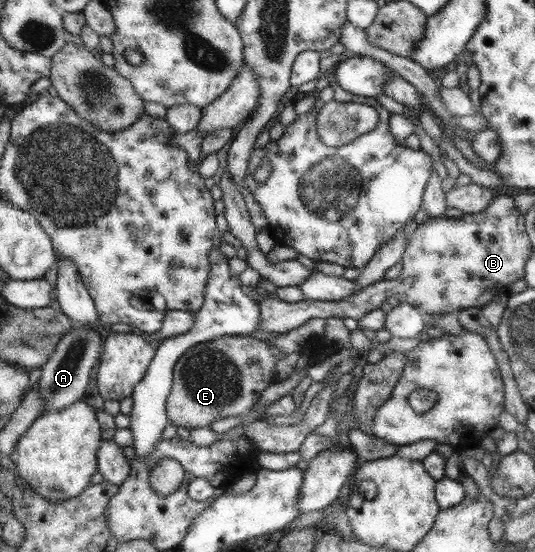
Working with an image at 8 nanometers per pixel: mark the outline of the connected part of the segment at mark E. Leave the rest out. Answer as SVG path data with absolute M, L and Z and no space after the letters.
M219 336L189 346L175 361L172 384L165 398L166 418L171 427L208 427L230 415L246 415L261 391L273 381L273 367L282 354L263 339L251 336Z

